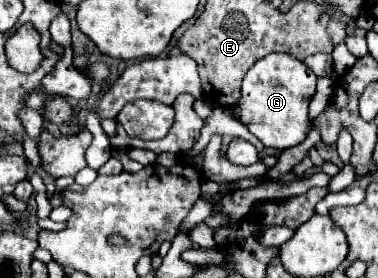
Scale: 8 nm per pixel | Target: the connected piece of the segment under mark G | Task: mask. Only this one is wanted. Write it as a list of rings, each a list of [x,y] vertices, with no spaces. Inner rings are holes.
[[[269,54],[261,58],[245,76],[241,88],[241,100],[233,110],[241,116],[241,122],[255,134],[267,148],[285,150],[301,144],[309,130],[309,102],[315,94],[317,76],[291,54]]]

